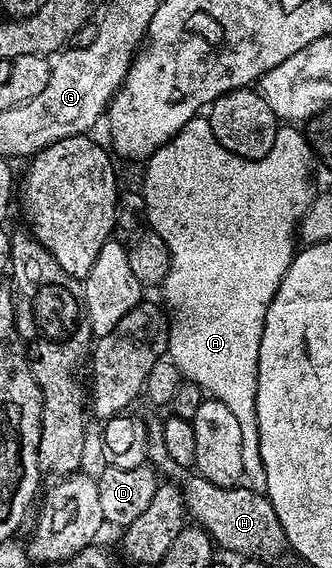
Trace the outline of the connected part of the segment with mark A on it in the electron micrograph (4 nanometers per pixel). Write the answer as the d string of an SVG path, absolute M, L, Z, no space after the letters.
M203 116L193 118L170 140L163 144L155 153L144 163L145 166L145 214L149 217L152 233L158 234L167 244L169 253L169 271L164 282L159 287L159 293L165 297L163 301L164 309L169 315L169 348L167 357L170 362L179 368L182 379L199 384L202 390L210 398L217 398L231 412L235 412L235 420L239 420L239 432L243 432L243 468L244 477L252 489L264 491L265 488L265 469L263 460L259 454L259 428L257 427L257 413L255 412L255 400L257 399L257 377L259 376L259 344L263 340L263 324L267 320L267 308L271 308L271 300L275 300L275 292L287 272L287 268L293 262L295 245L293 240L298 237L298 227L301 218L310 206L311 193L309 194L309 158L311 159L311 147L308 137L298 127L285 124L278 127L276 132L276 143L259 160L252 162L246 158L235 156L219 144L215 134L211 131L208 119Z

